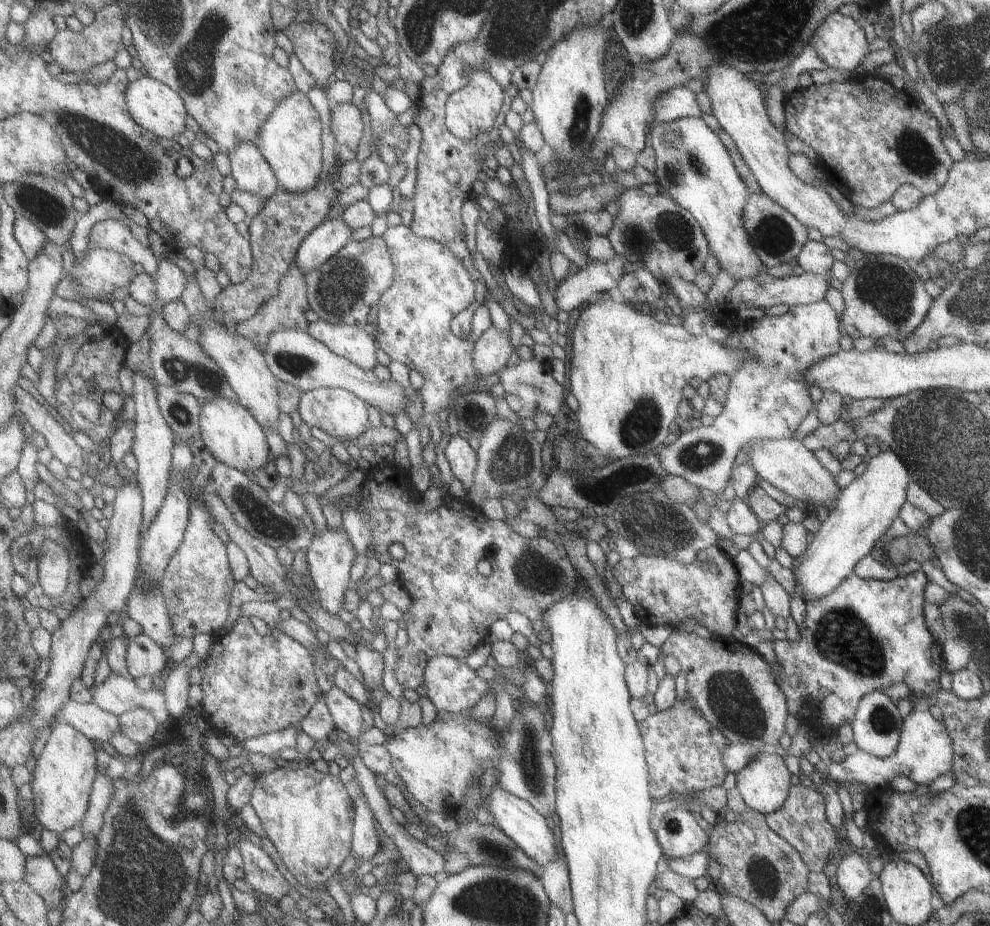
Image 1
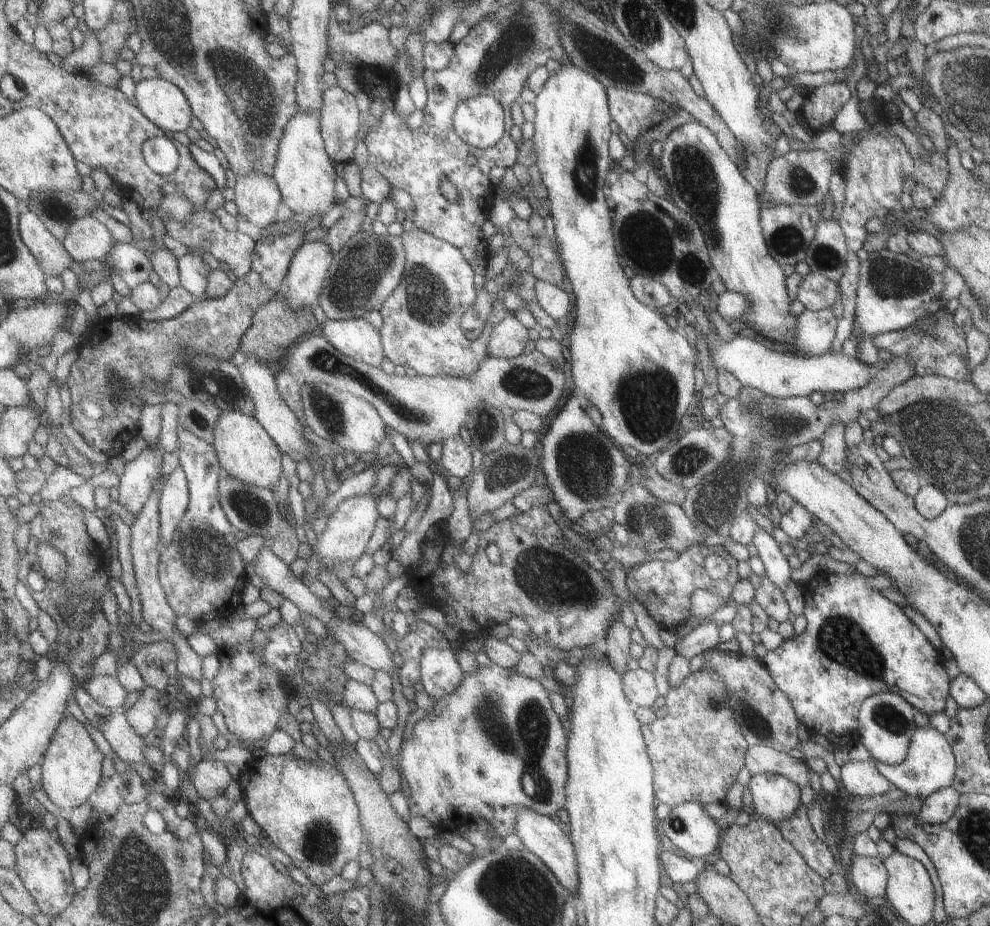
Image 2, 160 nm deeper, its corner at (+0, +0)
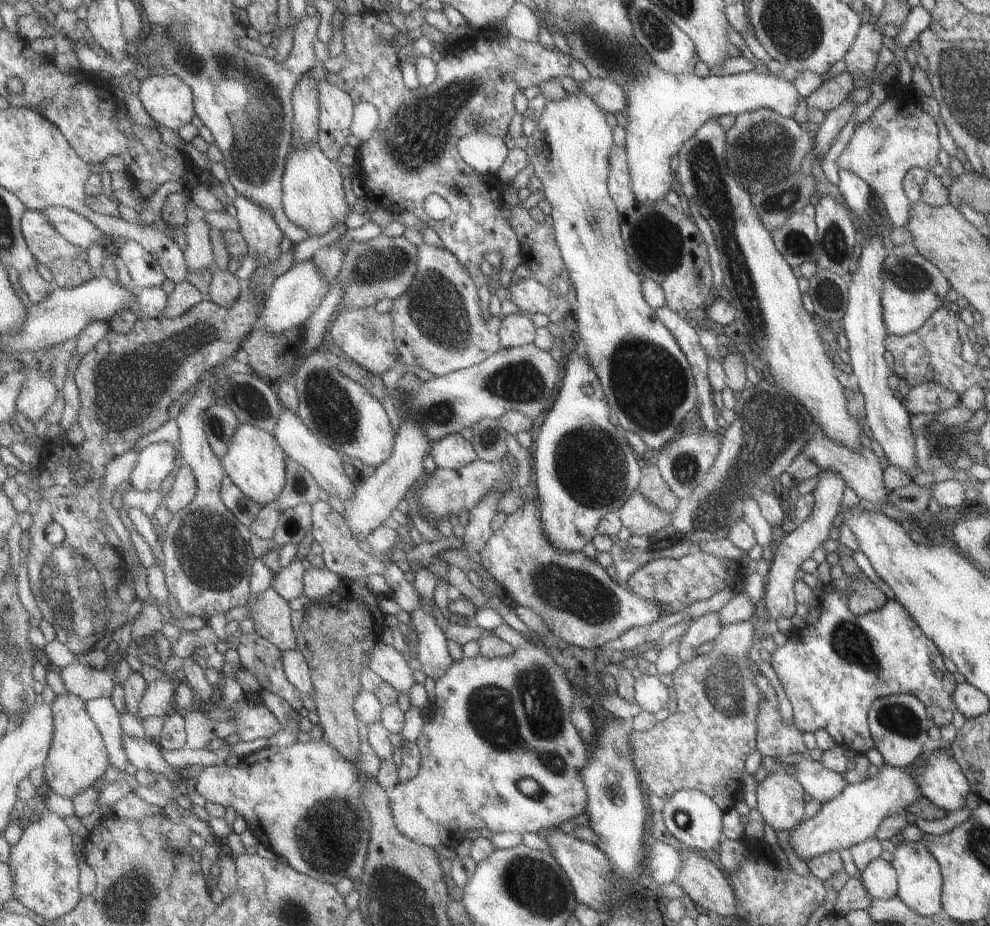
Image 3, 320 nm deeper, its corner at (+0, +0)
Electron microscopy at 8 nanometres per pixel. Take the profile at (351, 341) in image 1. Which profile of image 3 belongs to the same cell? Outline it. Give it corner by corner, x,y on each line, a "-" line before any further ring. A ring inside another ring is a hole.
375,305
339,309
332,322
330,336
334,344
348,357
375,374
385,374
389,368
398,366
399,351
394,335
394,318
390,312
377,312

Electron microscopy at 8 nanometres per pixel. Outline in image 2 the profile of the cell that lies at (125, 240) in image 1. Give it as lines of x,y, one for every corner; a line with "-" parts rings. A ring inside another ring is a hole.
87,214
69,226
64,246
79,264
92,259
103,263
116,243
109,228

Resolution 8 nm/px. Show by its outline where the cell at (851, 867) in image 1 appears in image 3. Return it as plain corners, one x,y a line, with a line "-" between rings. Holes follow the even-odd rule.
877,857
859,871
858,879
872,899
888,899
896,894
896,874
890,862

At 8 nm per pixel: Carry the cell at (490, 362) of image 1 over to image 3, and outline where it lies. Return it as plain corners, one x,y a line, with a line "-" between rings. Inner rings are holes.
512,313
502,320
500,338
505,349
529,344
535,336
535,327
527,314

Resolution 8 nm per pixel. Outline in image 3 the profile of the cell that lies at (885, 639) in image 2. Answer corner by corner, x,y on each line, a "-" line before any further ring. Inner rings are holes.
843,588
837,592
831,592
824,597
821,597
817,603
819,608
818,621
814,624
806,625
801,629
799,642
792,642
787,639
787,642
783,646
778,646
776,650
770,654
769,662
771,670
775,672
775,676
779,679
781,683
781,688
789,700
792,708
792,720
793,725
802,734
807,732
812,733
822,733
831,736
834,740
835,748
838,750
853,750
859,755
865,754
871,748
874,748
874,744
868,729
868,724
866,721
866,714
873,701
878,698
884,697
885,695
913,695
917,700
920,700
925,707
925,710
930,713
931,721
933,726
943,726
944,724
949,724
951,716
953,716
954,704
951,698
952,692
955,690
956,683
953,679
953,673
949,672
947,668
943,665
942,655
938,651
938,648
917,628
917,625
911,620
909,613
903,609
903,605
895,599
888,599
885,604
877,610
872,610
866,612
865,614
855,616
849,612
847,608
847,595
846,588

